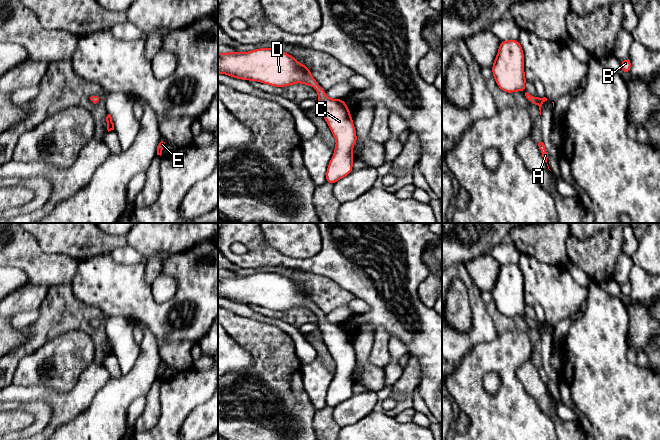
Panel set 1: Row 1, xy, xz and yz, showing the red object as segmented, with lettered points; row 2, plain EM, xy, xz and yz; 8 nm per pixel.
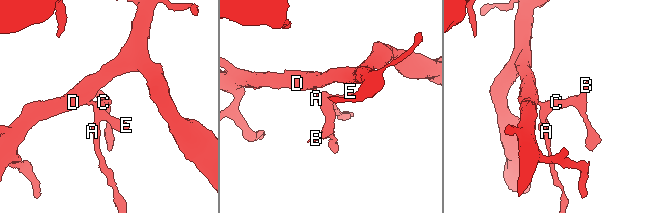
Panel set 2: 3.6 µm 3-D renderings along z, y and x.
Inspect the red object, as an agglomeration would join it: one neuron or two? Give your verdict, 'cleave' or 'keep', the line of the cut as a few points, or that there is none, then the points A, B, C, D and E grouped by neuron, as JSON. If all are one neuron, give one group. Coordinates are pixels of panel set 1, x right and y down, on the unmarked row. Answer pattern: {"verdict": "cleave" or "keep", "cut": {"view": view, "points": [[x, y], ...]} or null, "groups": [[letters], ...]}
{"verdict": "keep", "cut": null, "groups": [["A", "B", "C", "D", "E"]]}

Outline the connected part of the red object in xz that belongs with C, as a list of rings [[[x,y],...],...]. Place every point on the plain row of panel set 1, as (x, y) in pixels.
[[[259,272],[250,276],[230,277],[218,276],[218,298],[226,298],[236,303],[257,305],[275,311],[286,311],[296,307],[303,307],[313,311],[318,317],[318,328],[323,335],[323,342],[327,346],[336,364],[334,378],[326,395],[326,406],[334,409],[338,404],[346,401],[352,395],[354,381],[352,373],[357,366],[356,353],[350,335],[343,323],[331,323],[326,320],[325,314],[312,301],[308,290],[299,287],[293,280],[273,272]]]

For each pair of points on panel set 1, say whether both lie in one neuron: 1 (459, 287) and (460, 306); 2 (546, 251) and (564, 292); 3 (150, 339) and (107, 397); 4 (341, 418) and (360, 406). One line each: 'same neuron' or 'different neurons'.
1: same neuron
2: different neurons
3: same neuron
4: same neuron

